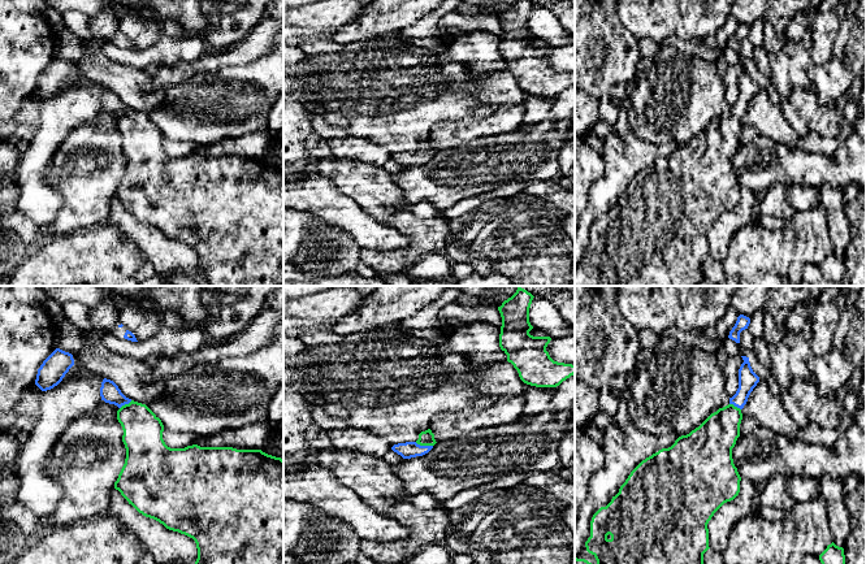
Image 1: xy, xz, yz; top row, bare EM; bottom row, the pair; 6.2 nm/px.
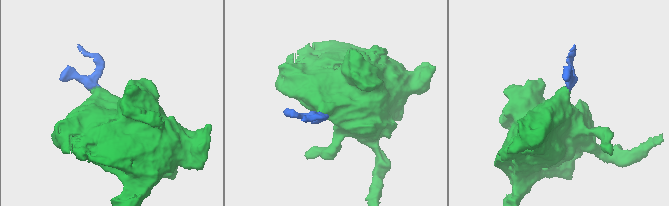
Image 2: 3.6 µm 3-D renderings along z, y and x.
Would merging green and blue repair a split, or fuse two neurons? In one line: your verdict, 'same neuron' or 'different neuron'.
same neuron

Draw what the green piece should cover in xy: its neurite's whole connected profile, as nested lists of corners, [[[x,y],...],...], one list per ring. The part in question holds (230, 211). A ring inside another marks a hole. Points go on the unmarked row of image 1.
[[[104,87],[100,96],[101,109],[117,114],[117,129],[122,135],[122,151],[126,157],[125,173],[114,191],[114,198],[139,222],[163,233],[166,238],[192,247],[198,257],[196,277],[203,277],[208,286],[283,286],[283,169],[263,161],[261,159],[237,159],[233,156],[200,156],[198,153],[185,157],[170,157],[163,148],[164,134],[161,129],[146,114],[126,107],[118,95]]]

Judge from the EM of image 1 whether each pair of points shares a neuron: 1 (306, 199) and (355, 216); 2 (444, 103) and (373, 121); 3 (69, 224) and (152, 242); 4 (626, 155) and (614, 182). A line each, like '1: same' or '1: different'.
1: same
2: same
3: different
4: same

